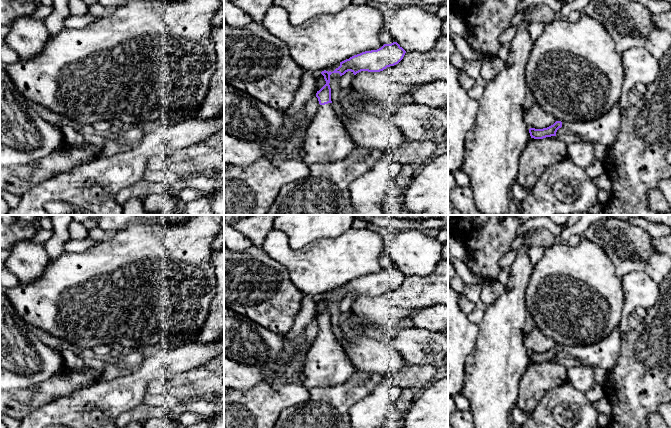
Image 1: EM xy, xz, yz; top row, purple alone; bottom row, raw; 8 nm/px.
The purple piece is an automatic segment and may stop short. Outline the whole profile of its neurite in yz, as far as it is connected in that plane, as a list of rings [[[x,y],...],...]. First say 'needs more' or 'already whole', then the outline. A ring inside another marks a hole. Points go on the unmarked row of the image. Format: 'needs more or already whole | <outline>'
needs more | [[[617,327],[605,339],[595,344],[574,347],[556,345],[547,352],[530,352],[529,357],[531,362],[543,363],[556,360],[557,354],[563,351],[580,360],[583,364],[597,366],[608,371],[612,369],[618,361],[621,341],[622,336]]]

